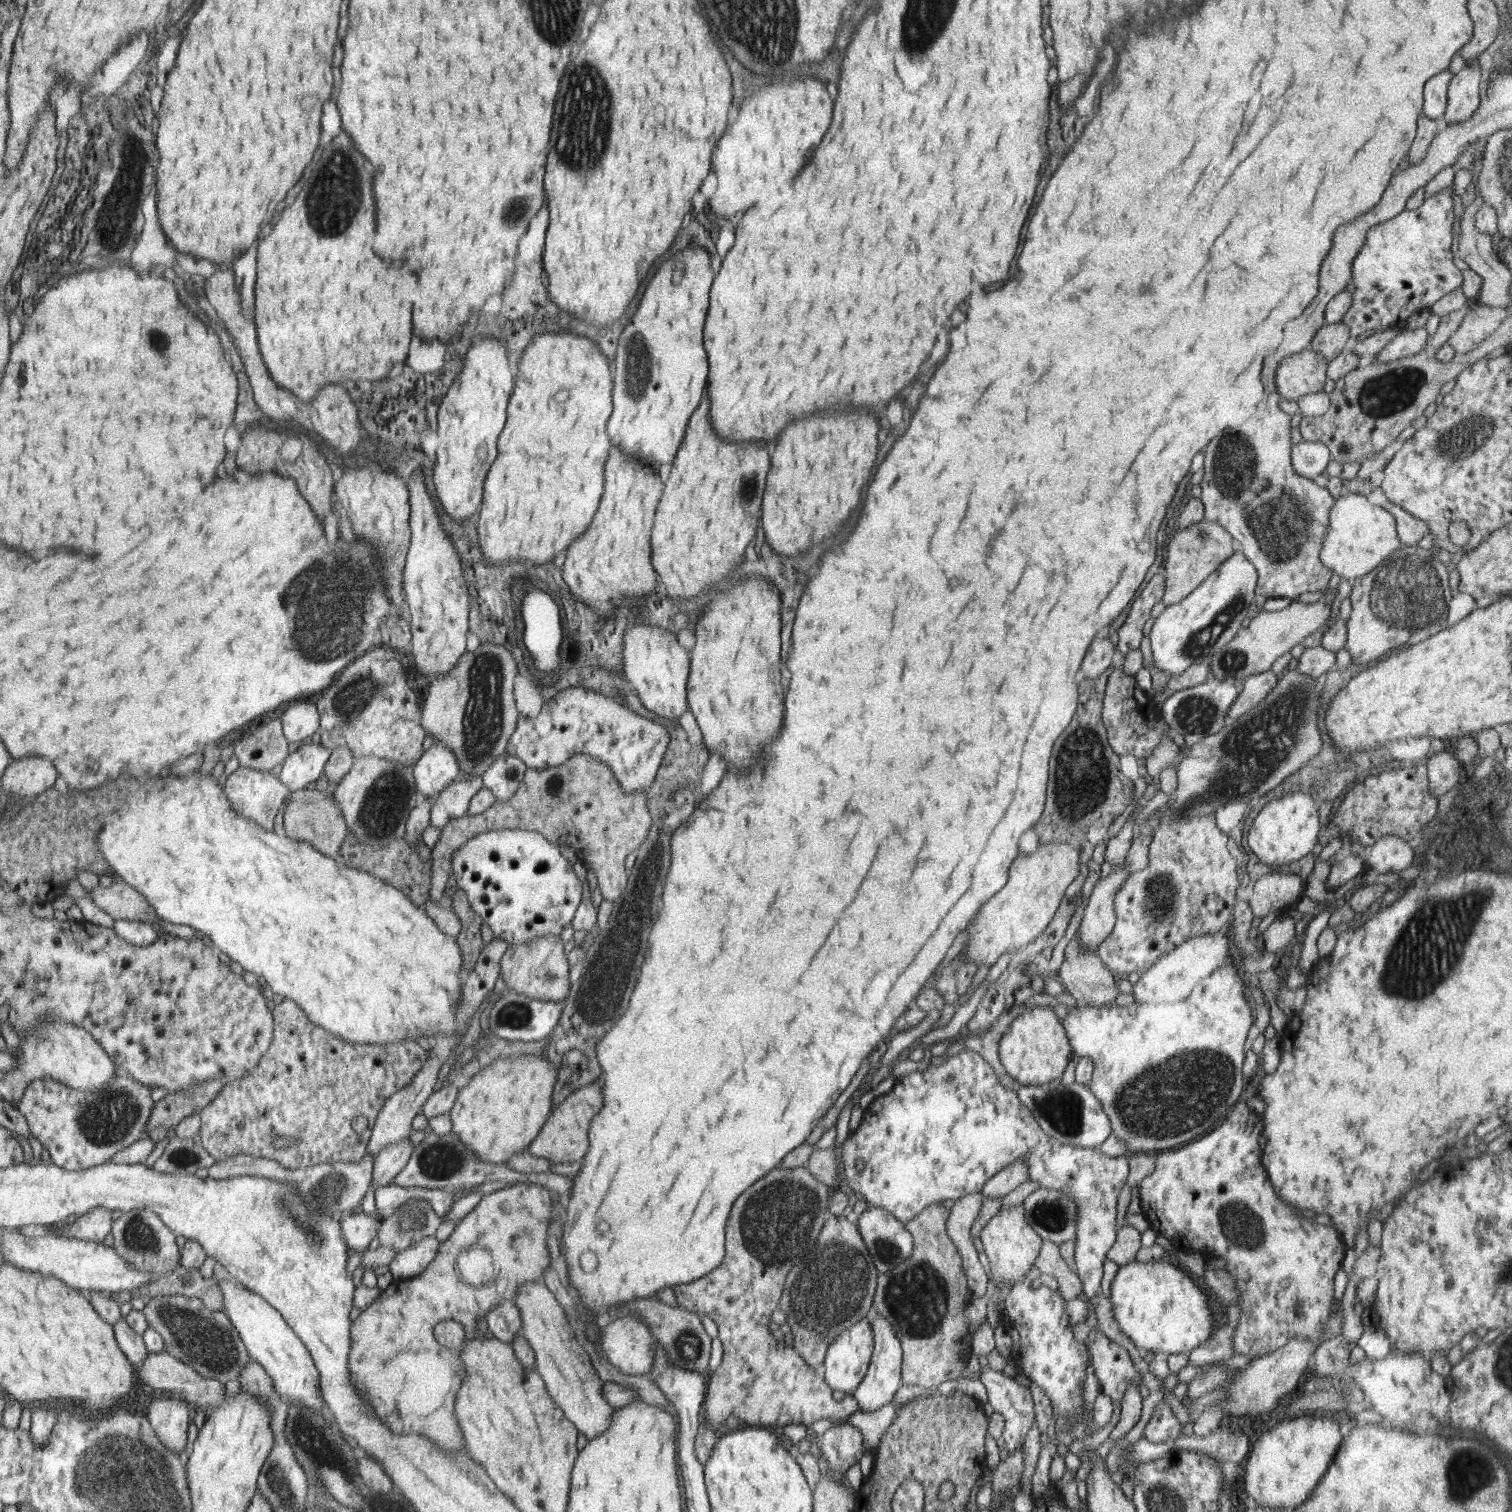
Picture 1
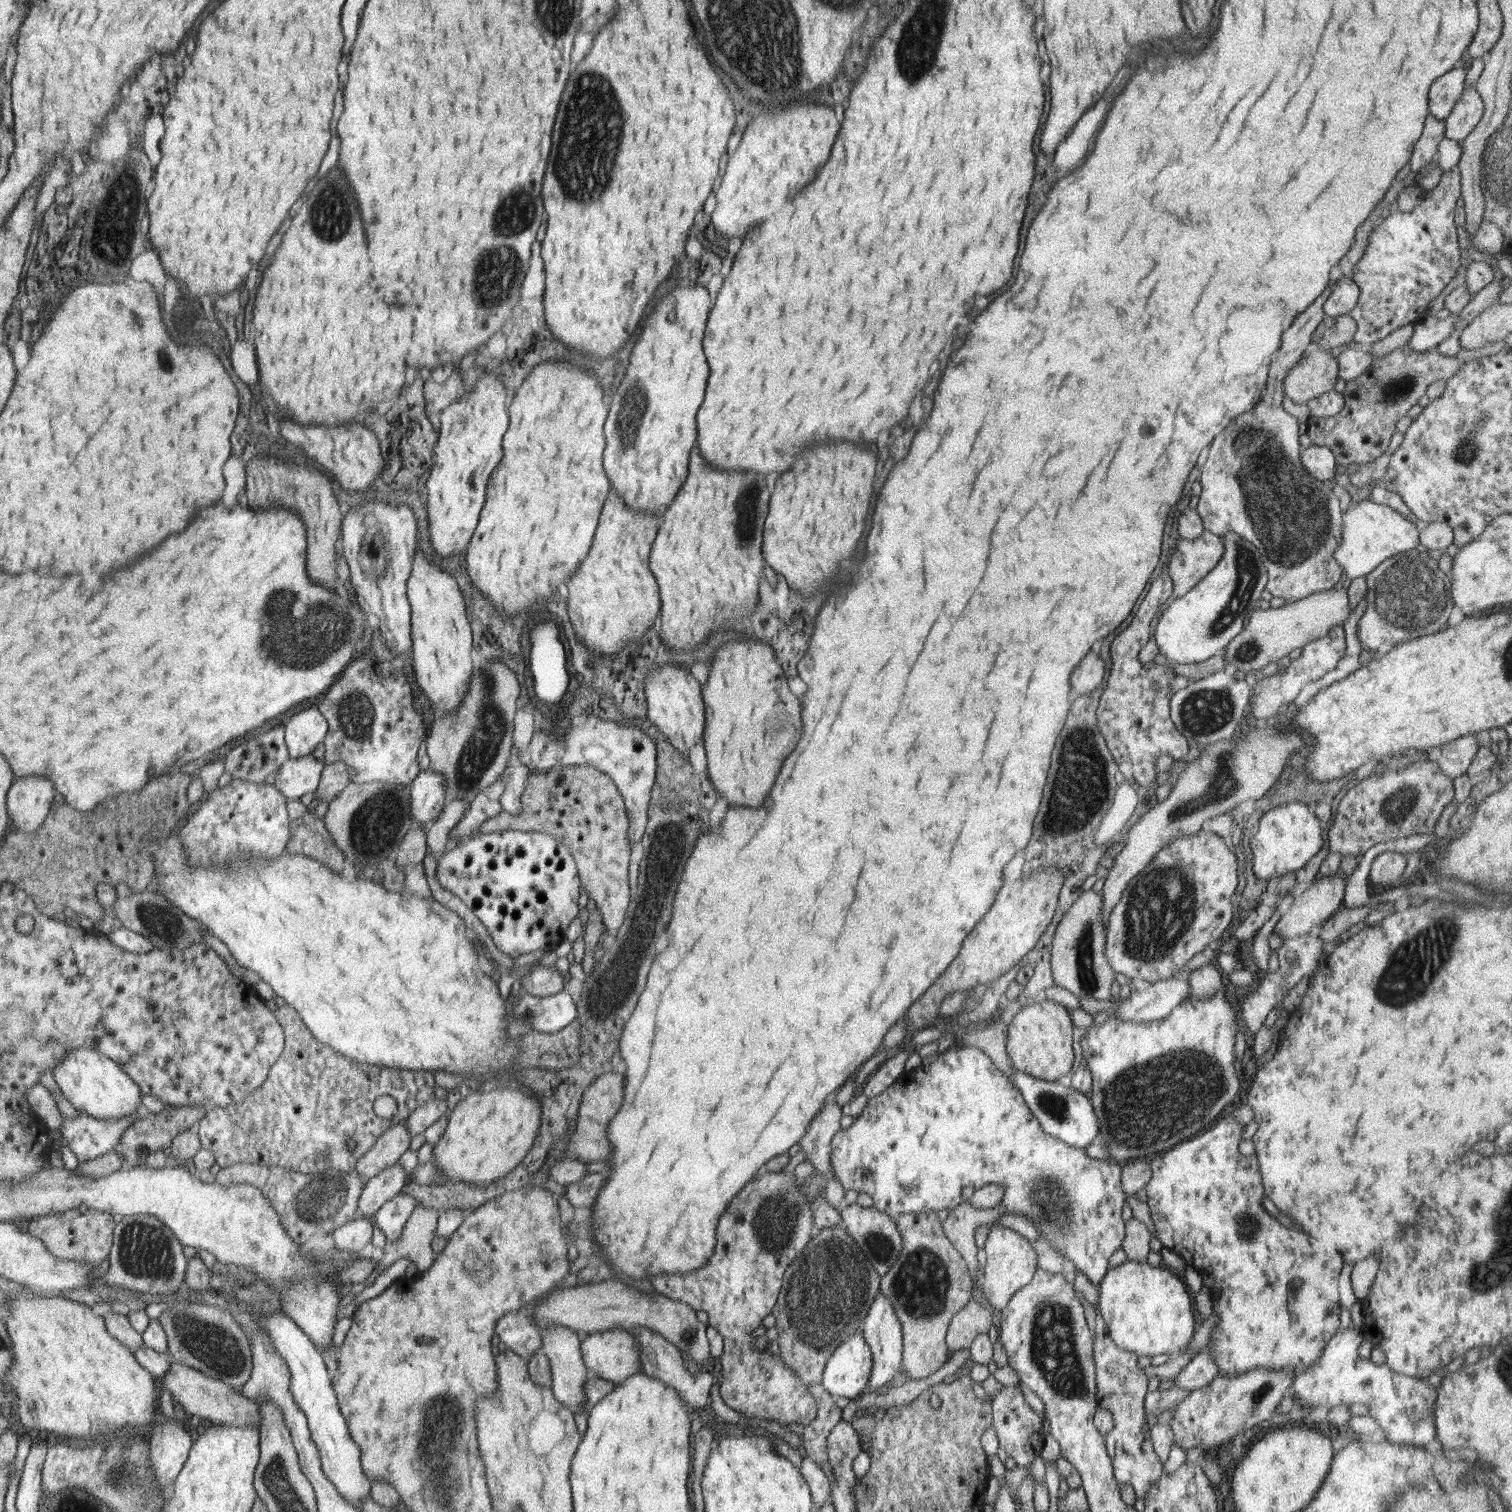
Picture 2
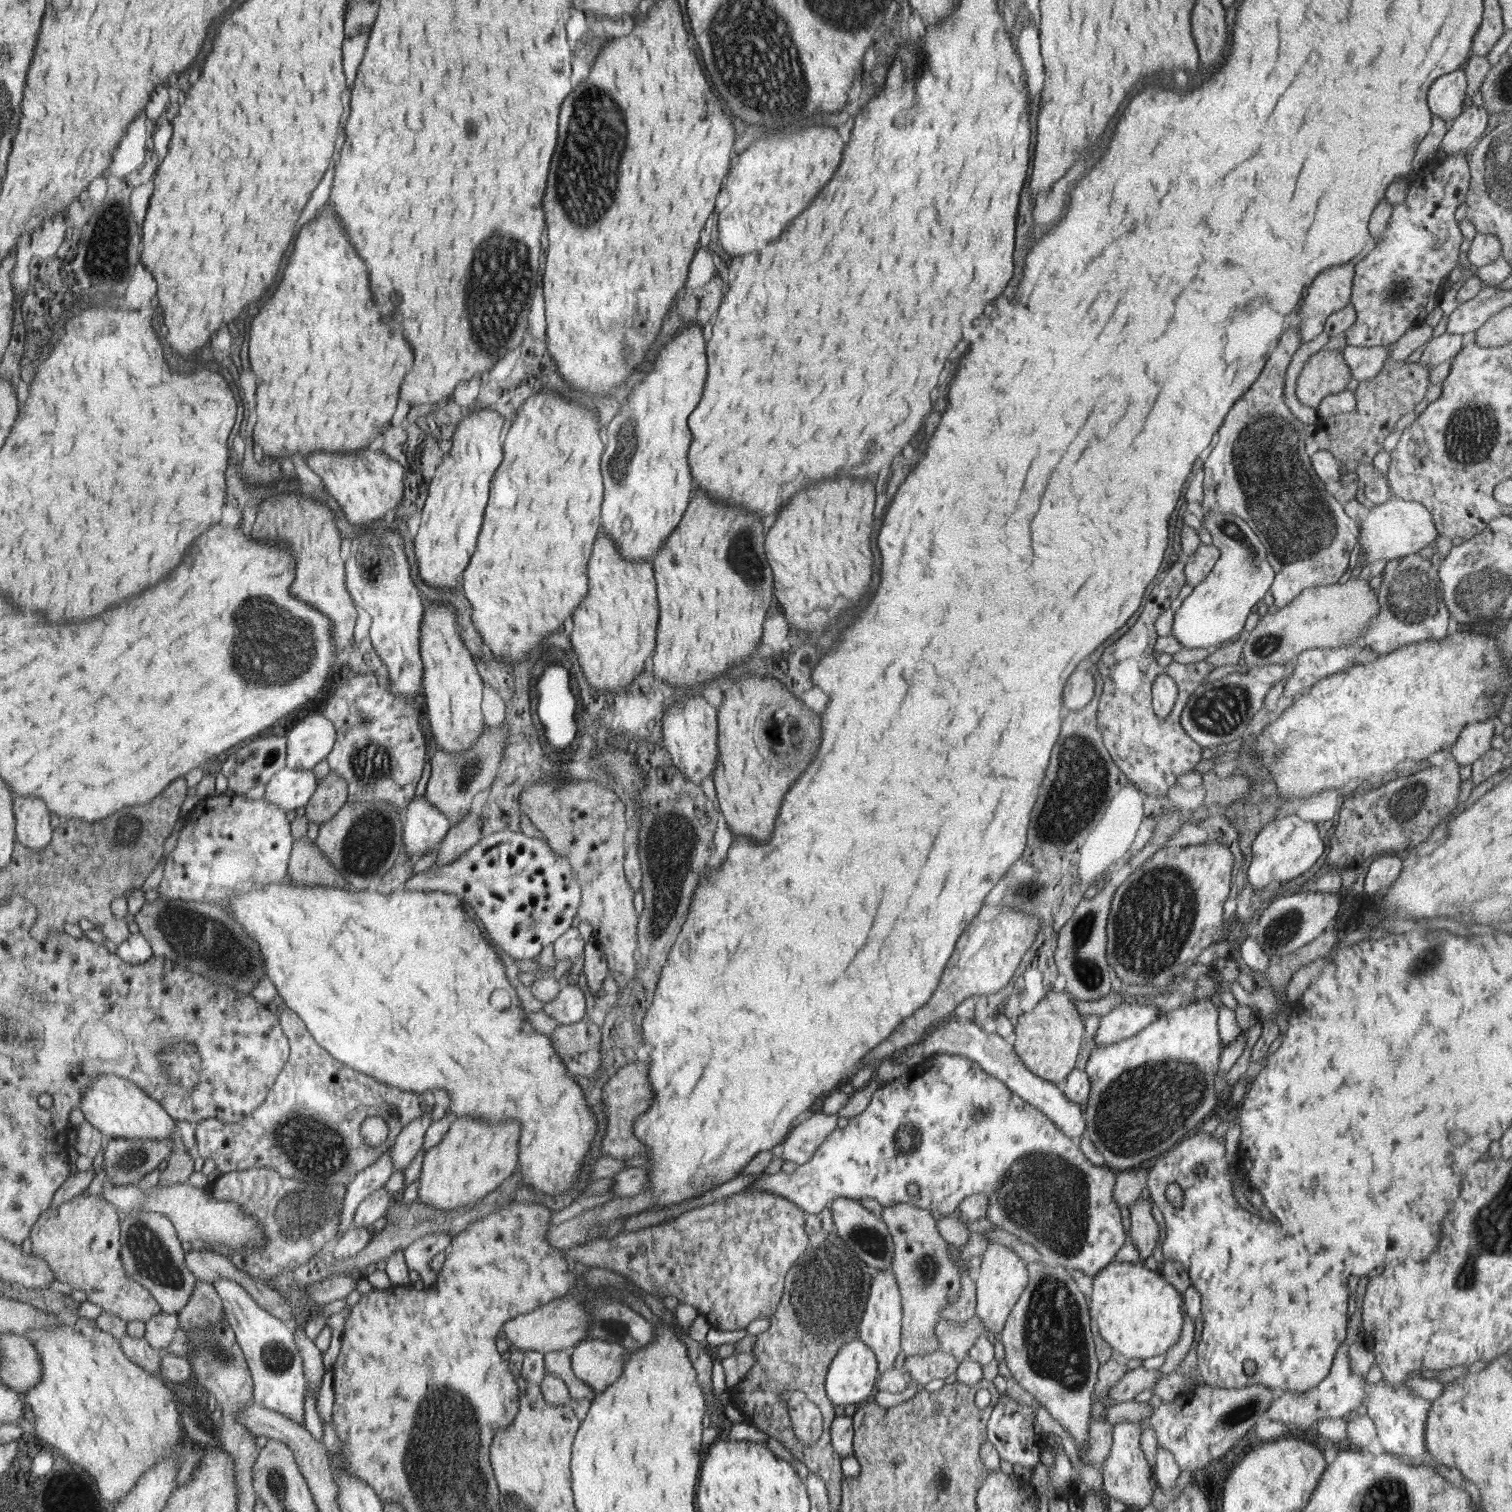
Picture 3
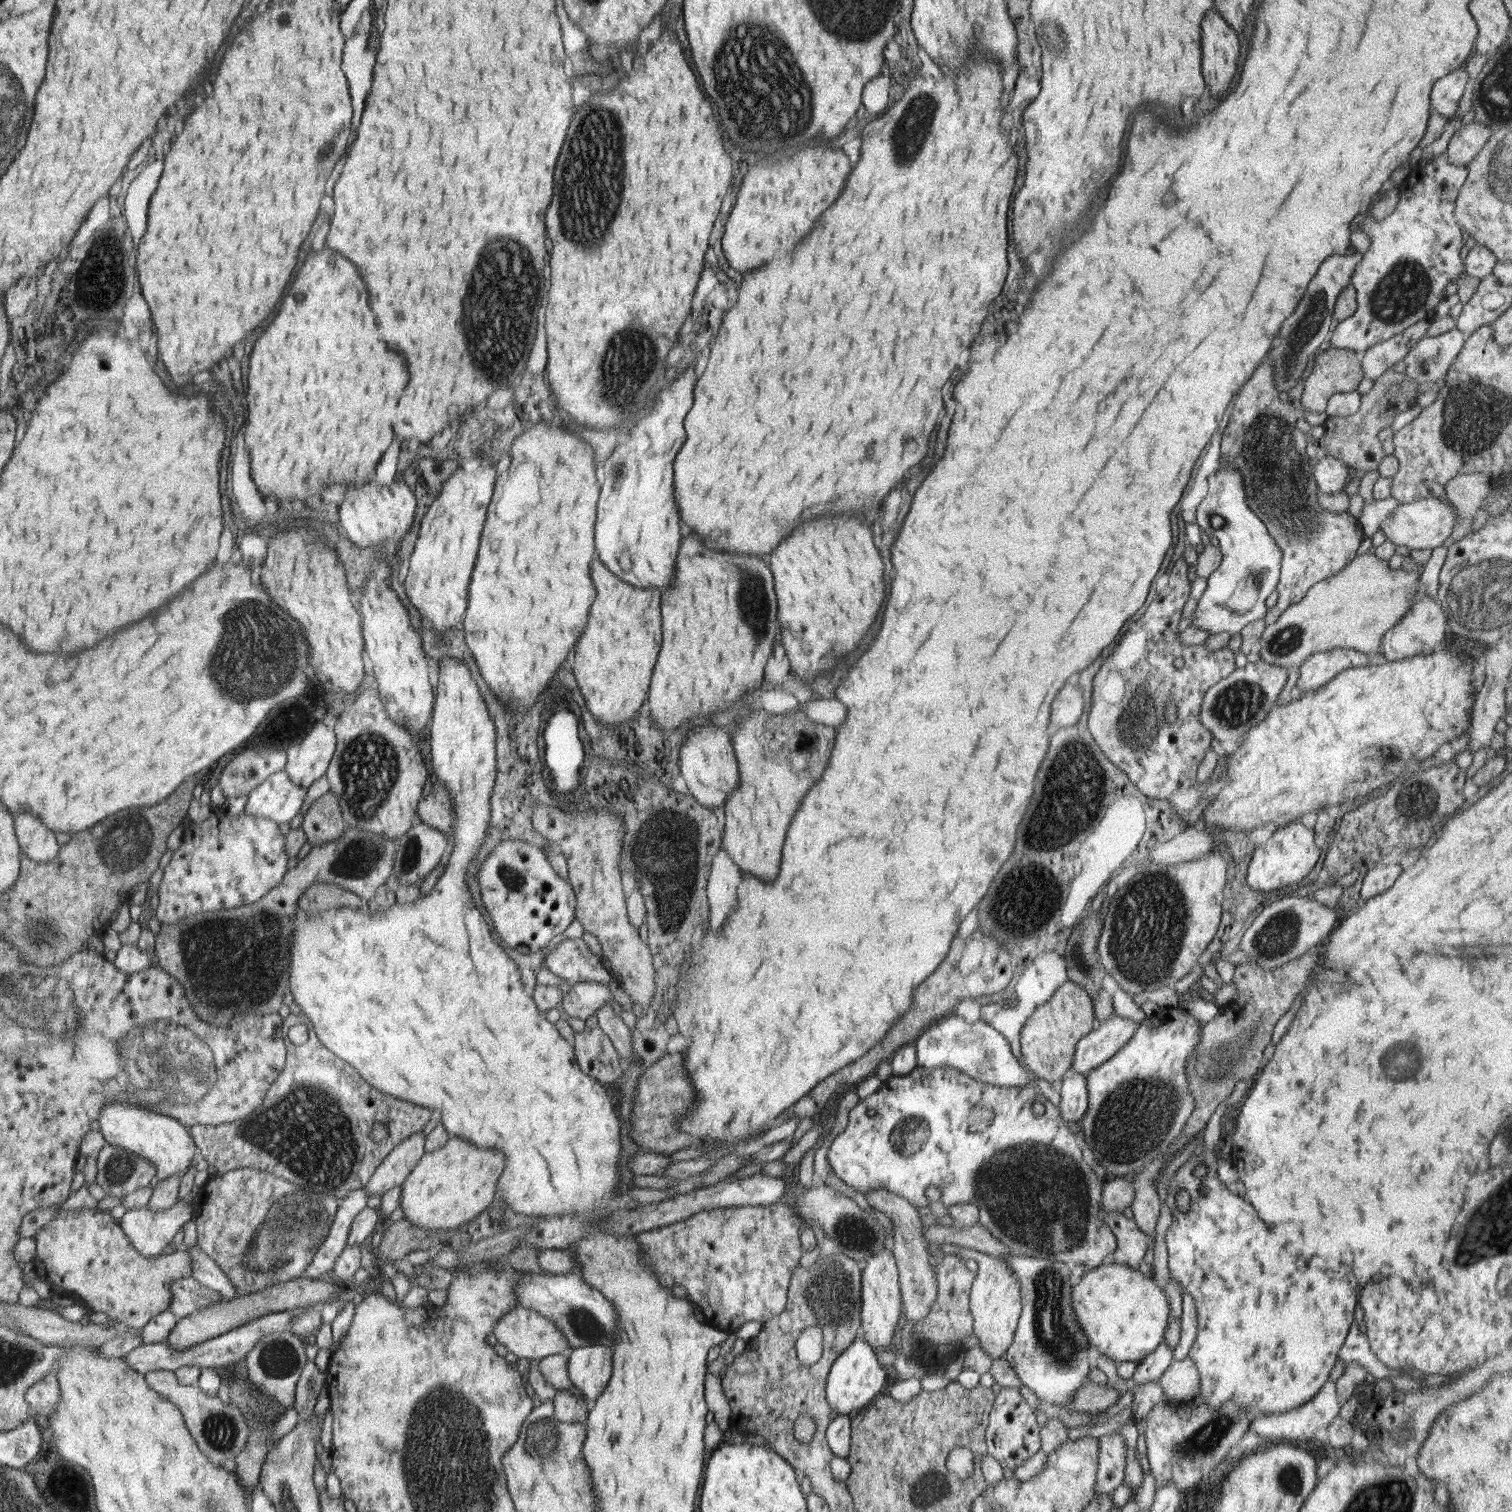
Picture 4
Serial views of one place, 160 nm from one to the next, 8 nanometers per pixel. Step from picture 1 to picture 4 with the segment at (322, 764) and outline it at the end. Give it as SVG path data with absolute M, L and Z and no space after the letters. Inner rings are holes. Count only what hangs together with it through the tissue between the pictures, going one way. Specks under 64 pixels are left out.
M284 770L276 772L262 781L257 788L254 788L248 795L248 802L244 813L250 816L259 816L260 818L269 818L278 824L290 822L294 816L301 812L302 805L306 800L308 789L298 786Z

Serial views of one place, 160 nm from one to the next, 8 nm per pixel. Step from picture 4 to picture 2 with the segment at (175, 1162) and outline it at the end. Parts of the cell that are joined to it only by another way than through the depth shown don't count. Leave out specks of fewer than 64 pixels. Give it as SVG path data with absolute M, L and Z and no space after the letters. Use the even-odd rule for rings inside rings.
M85 1046L67 1050L62 1058L53 1070L53 1076L64 1096L77 1110L83 1110L94 1118L110 1120L133 1114L139 1114L138 1118L141 1119L149 1114L149 1110L142 1103L141 1087L121 1069L119 1063Z

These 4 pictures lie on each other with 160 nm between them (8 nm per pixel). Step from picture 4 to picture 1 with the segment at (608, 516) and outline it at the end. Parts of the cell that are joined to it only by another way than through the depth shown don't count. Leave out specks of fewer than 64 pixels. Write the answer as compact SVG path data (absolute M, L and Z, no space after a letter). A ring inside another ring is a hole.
M688 247L680 254L672 252L670 260L662 262L650 280L636 314L632 316L618 338L614 370L614 412L609 420L609 437L614 446L627 458L637 458L653 468L663 469L663 464L673 464L687 434L687 426L709 380L708 362L704 343L704 322L709 312L712 262L710 252L704 247Z

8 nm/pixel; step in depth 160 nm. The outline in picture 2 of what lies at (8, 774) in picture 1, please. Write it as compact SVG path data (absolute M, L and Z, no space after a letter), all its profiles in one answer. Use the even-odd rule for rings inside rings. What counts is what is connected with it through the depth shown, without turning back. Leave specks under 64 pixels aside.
M40 776L16 777L8 794L9 814L22 832L36 832L49 822L57 788Z

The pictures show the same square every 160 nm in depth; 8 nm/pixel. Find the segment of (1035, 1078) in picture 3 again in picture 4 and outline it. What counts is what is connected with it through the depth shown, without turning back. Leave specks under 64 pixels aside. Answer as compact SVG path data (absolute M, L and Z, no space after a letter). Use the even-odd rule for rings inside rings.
M949 1014L941 1021L931 1024L928 1029L917 1034L914 1041L917 1066L936 1068L949 1066L955 1068L978 1082L1007 1087L1029 1087L1035 1089L1030 1079L1030 1070L1014 1057L1008 1040L990 1023L966 1022L960 1016Z

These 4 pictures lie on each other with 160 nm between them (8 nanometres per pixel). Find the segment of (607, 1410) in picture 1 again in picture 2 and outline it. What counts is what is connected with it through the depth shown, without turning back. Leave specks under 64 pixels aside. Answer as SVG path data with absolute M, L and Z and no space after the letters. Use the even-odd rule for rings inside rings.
M549 1324L545 1330L542 1330L541 1339L540 1351L549 1359L550 1363L551 1389L571 1411L587 1418L590 1410L587 1400L590 1395L585 1384L590 1381L591 1373L582 1359L581 1342L583 1338L575 1330L570 1330L559 1324Z

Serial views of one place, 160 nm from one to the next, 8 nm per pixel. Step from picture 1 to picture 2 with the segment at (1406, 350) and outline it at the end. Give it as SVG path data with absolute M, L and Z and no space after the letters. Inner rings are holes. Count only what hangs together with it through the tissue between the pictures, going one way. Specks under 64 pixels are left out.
M1452 313L1445 320L1438 320L1430 315L1414 324L1414 334L1404 349L1425 351L1436 348L1444 339L1452 336L1458 323L1457 314Z

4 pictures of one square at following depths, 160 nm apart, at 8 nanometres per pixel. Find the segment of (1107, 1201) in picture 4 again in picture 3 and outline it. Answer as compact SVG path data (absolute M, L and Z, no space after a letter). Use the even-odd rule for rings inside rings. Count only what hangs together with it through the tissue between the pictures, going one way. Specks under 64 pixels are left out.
M1141 1167L1117 1172L1113 1188L1113 1199L1118 1206L1132 1206L1147 1186L1147 1171Z

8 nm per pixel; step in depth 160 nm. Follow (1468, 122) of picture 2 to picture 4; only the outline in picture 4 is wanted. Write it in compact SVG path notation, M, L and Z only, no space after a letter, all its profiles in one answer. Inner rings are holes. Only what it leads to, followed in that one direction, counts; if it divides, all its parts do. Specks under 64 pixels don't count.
M1475 121L1460 127L1444 152L1447 161L1454 166L1467 166L1478 156L1492 132L1494 131L1490 127Z

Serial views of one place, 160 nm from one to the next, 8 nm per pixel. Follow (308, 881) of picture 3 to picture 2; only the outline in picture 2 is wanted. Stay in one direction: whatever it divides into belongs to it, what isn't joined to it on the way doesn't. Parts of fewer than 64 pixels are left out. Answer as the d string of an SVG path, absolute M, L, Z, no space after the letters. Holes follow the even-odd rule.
M315 812L306 814L298 818L291 827L295 833L290 852L309 855L332 869L332 872L337 872L338 875L346 874L346 855L334 842L323 818L317 817Z

